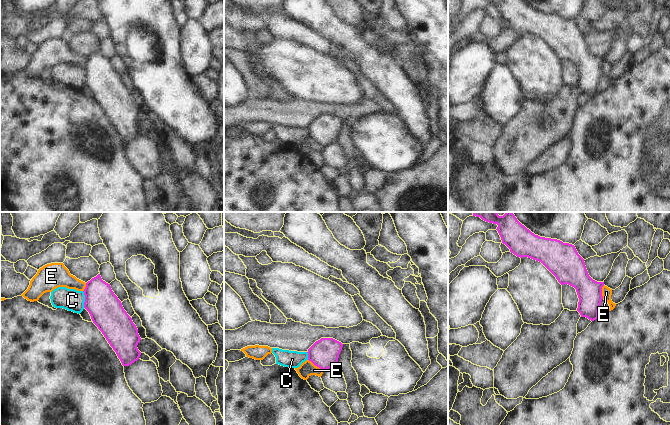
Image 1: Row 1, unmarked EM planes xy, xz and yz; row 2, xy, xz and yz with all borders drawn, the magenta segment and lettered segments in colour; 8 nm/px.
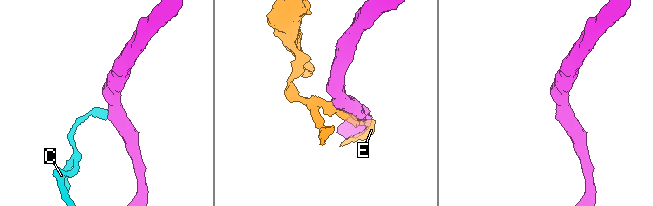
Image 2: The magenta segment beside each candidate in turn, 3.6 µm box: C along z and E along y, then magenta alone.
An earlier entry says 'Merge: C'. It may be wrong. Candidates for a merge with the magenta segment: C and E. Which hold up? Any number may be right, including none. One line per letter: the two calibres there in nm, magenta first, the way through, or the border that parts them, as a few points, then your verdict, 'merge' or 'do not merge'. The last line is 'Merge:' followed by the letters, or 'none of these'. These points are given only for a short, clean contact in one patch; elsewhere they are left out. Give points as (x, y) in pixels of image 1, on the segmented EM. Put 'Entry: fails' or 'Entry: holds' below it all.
C: 280 nm thick on the magenta side, 180 nm on the other; border along xy (82, 291), (84, 307); do not merge
E: 240 nm thick on the magenta side, 120 nm on the other; do not merge
Merge: none of these
Entry: fails

